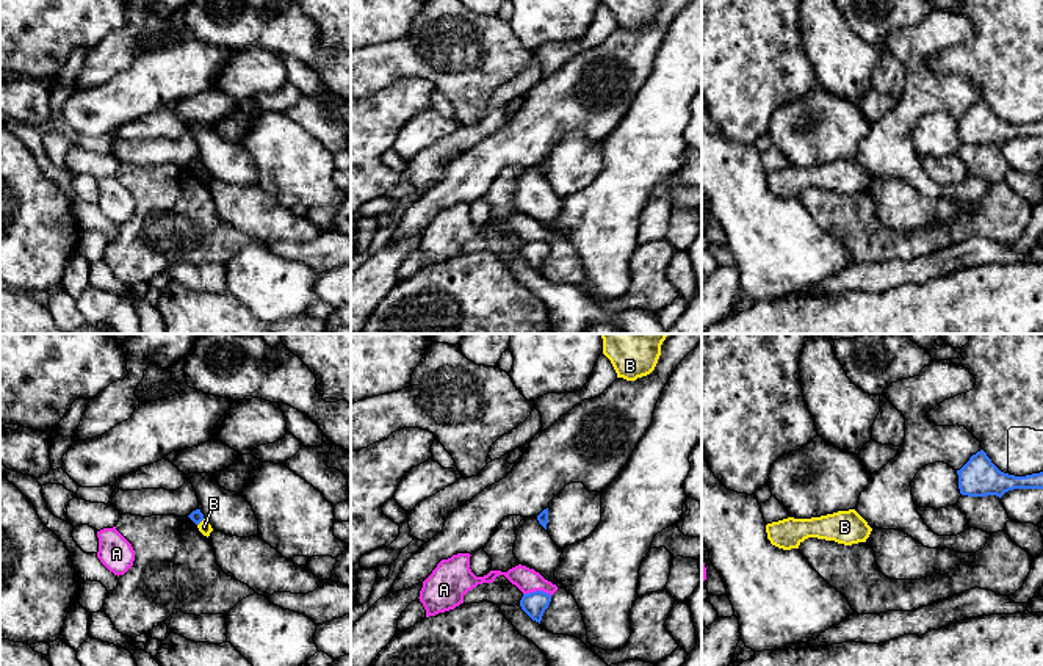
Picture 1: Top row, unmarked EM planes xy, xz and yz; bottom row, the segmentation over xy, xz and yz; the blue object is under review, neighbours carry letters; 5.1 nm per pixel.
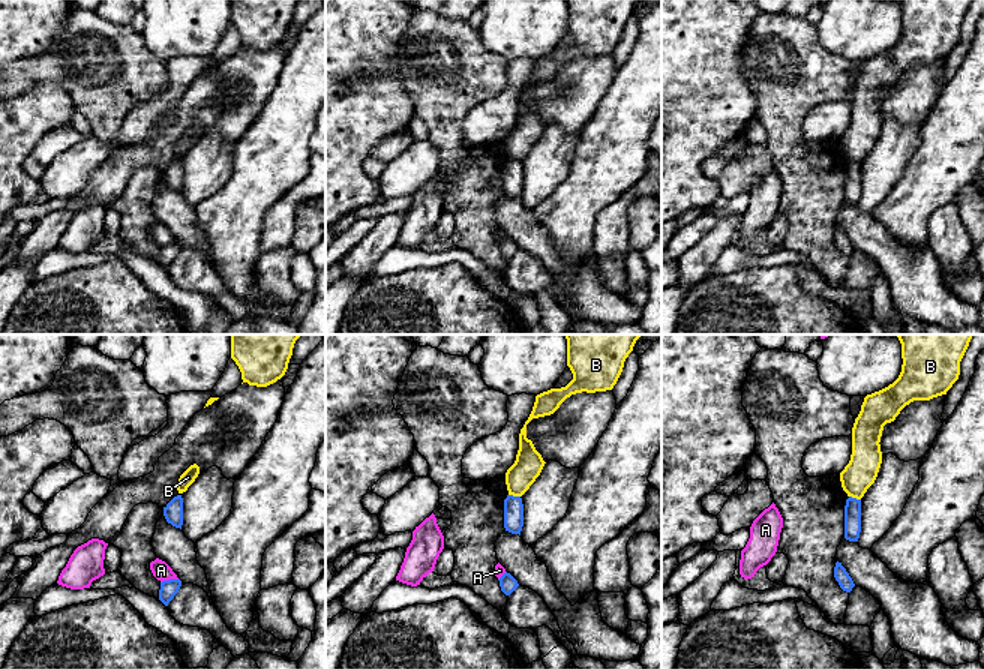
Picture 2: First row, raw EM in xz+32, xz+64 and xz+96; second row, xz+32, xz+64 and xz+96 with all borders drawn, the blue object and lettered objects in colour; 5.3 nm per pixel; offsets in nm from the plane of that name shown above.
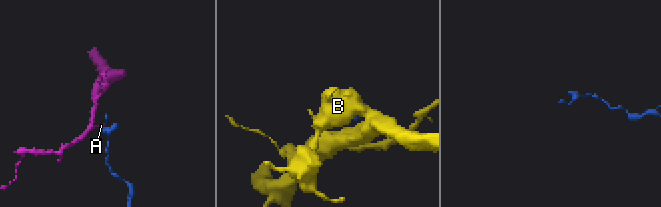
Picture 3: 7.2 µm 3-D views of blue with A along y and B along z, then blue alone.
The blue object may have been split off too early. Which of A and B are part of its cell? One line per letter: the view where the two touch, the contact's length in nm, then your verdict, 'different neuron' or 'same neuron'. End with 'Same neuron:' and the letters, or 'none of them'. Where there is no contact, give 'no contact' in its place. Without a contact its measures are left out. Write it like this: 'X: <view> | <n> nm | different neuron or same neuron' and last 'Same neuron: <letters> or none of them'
A: xz | 140 nm | different neuron
B: xy | 50 nm | different neuron
Same neuron: none of them

